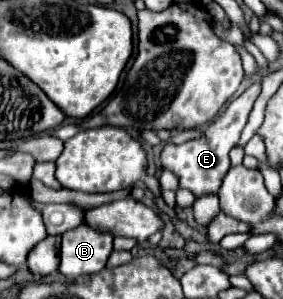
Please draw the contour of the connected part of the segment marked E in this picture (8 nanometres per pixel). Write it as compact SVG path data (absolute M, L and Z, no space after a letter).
M252 83L242 96L234 98L228 108L224 110L224 114L220 114L210 126L208 130L204 132L204 136L196 138L196 140L190 140L190 142L184 142L184 144L168 144L164 150L162 150L162 166L172 170L174 174L180 176L180 188L188 188L194 192L194 196L202 196L202 194L208 194L208 192L218 192L218 186L222 184L222 178L226 174L226 170L230 168L230 158L228 158L228 152L230 148L236 146L236 142L240 140L240 132L248 120L248 114L252 110L252 104L254 100L258 98L258 94L261 93L261 84Z

